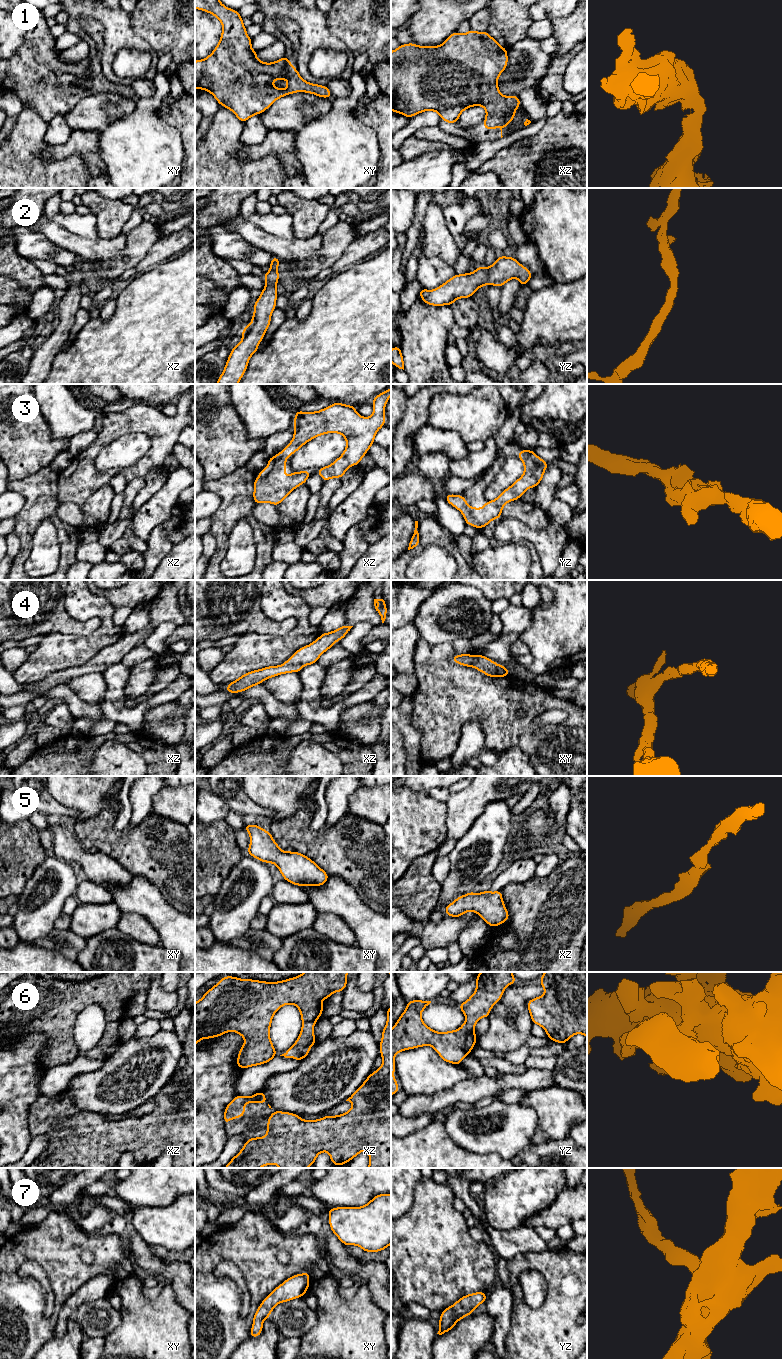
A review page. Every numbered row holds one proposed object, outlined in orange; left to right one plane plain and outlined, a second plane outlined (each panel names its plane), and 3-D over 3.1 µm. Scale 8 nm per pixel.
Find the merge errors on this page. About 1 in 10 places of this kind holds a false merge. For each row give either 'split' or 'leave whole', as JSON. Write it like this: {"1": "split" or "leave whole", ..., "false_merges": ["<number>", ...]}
{"1": "leave whole", "2": "leave whole", "3": "leave whole", "4": "leave whole", "5": "leave whole", "6": "leave whole", "7": "leave whole", "false_merges": []}

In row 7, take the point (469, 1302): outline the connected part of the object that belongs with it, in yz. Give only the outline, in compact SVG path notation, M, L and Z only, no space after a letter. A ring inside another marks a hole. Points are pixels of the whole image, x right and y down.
M475 1292L461 1297L452 1306L444 1309L439 1318L440 1328L437 1334L442 1335L450 1331L459 1320L472 1314L475 1308L486 1301L486 1298L487 1294L484 1292Z

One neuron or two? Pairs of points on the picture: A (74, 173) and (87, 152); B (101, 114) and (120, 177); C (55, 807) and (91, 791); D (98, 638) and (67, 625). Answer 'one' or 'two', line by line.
A: two
B: two
C: two
D: two

